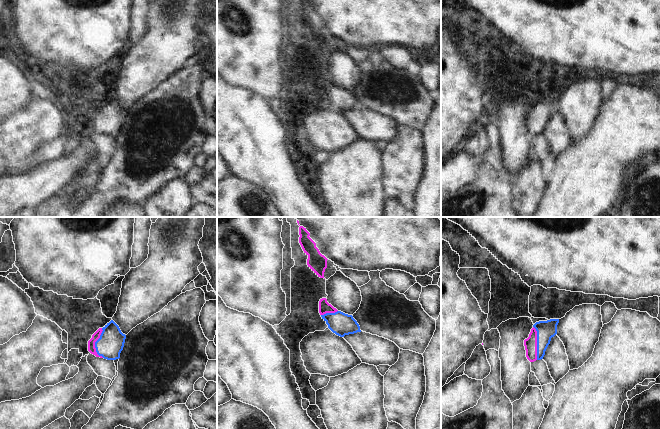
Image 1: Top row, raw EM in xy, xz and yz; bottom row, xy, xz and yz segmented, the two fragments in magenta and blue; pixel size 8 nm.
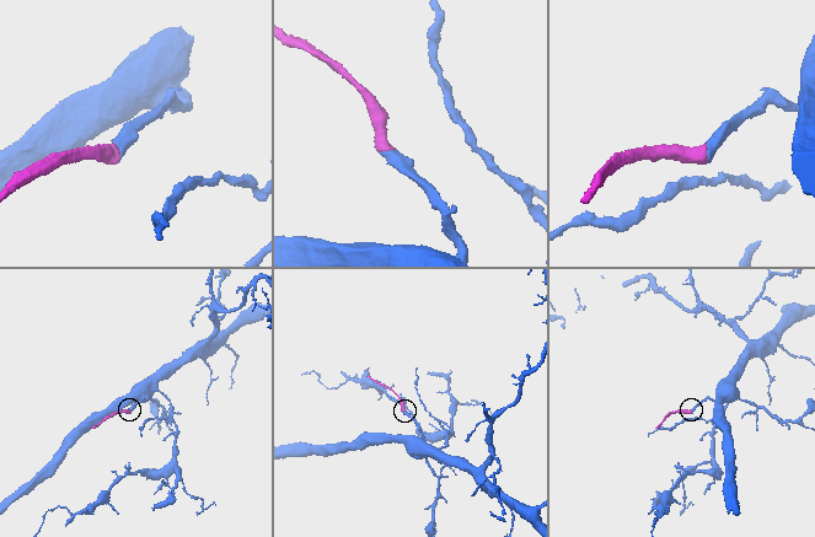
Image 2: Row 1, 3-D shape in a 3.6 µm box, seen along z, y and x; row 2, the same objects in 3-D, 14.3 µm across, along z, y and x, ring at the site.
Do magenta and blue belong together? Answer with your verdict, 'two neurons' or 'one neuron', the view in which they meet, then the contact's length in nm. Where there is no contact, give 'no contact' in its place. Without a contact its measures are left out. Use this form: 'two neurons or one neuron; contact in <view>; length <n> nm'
one neuron; contact in yz; length 280 nm

